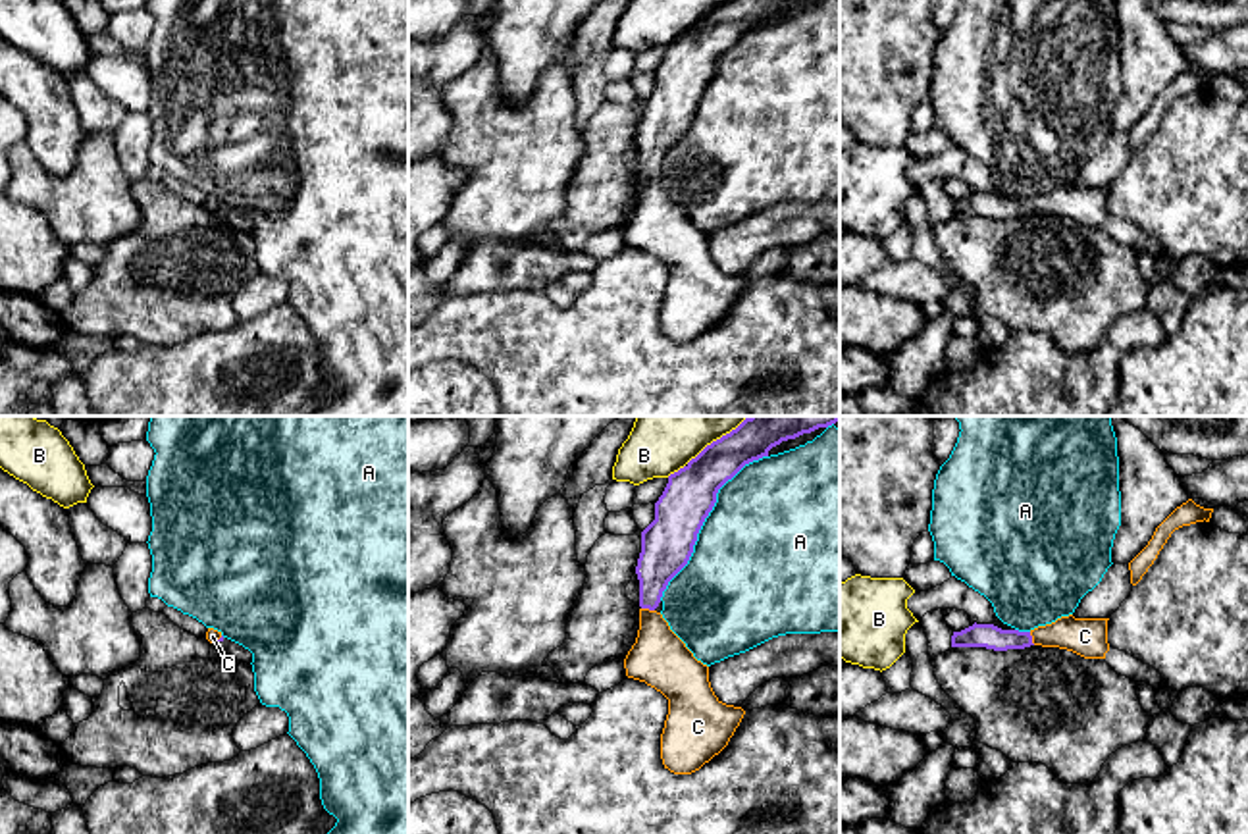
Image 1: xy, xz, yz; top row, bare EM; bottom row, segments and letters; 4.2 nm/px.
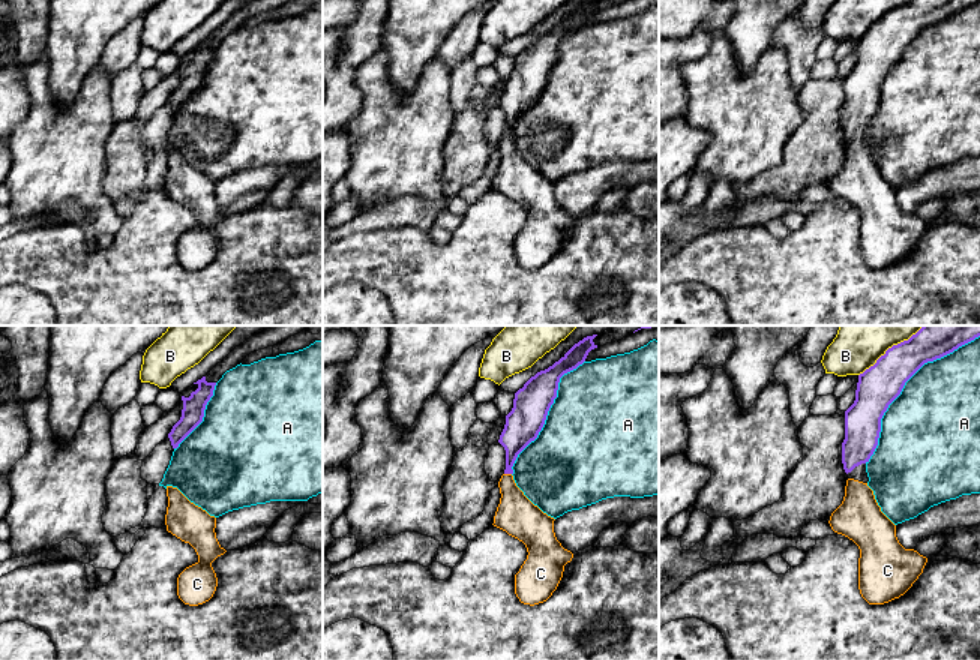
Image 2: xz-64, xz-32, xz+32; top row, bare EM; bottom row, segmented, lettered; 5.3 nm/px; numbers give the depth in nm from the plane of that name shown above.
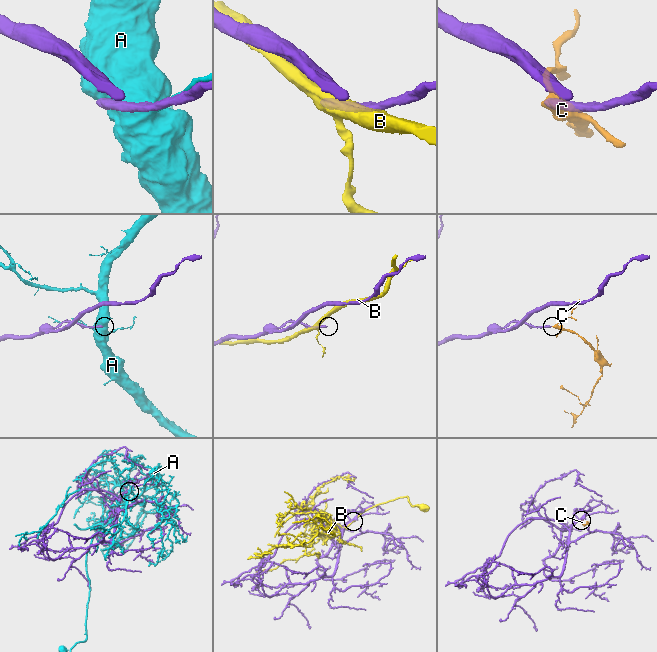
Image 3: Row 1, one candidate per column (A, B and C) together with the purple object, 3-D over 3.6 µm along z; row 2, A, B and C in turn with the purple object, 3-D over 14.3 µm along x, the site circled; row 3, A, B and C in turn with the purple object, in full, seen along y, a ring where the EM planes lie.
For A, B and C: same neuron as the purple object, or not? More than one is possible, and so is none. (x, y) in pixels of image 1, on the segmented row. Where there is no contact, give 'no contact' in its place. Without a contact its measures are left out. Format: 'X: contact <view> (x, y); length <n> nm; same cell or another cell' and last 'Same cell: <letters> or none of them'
A: contact xz (703, 521); length 750 nm; another cell
B: contact xz (707, 445); length 420 nm; another cell
C: contact xz (648, 607); length 60 nm; same cell
Same cell: C

